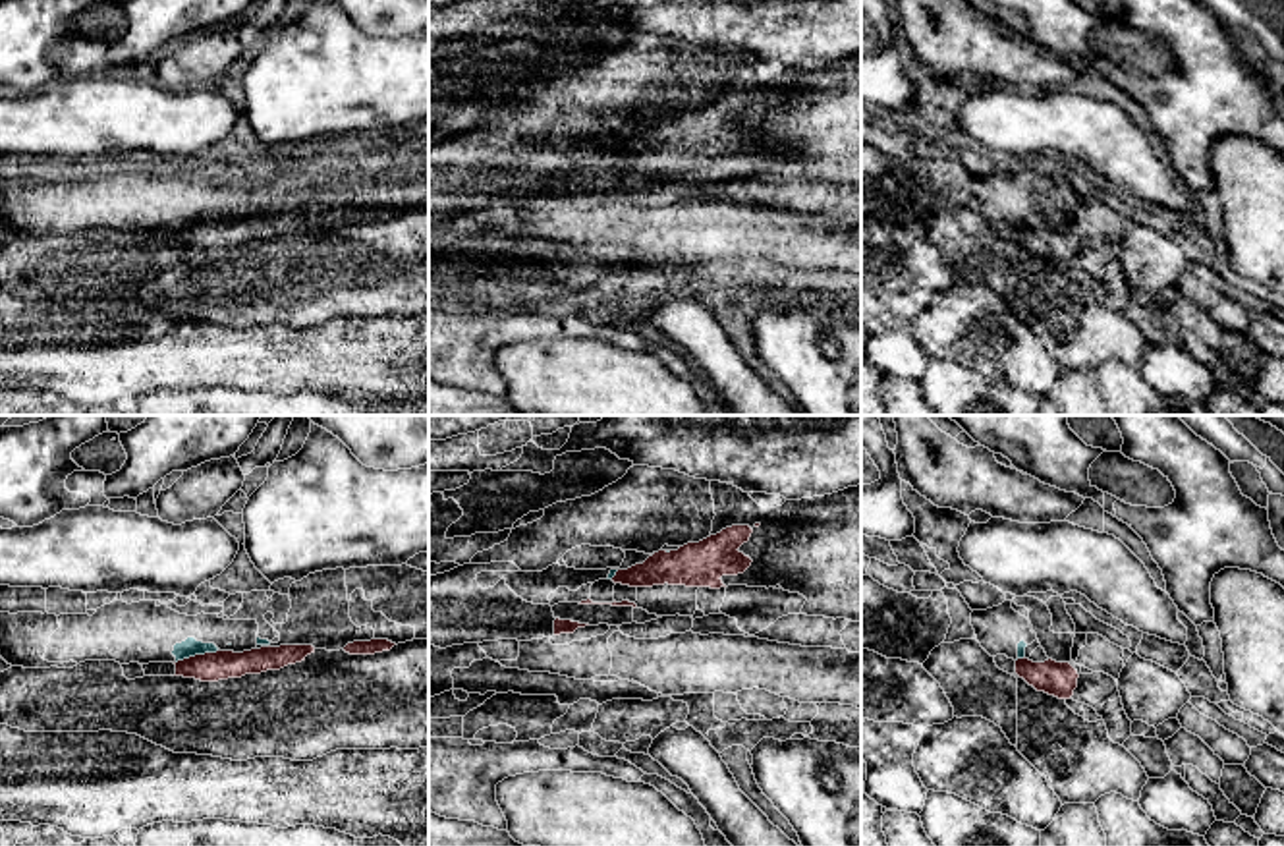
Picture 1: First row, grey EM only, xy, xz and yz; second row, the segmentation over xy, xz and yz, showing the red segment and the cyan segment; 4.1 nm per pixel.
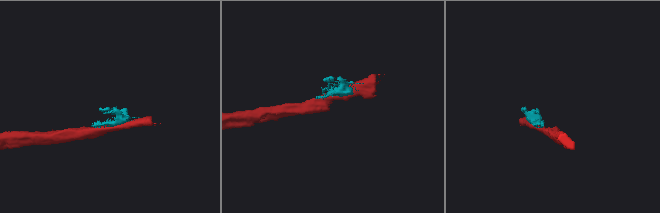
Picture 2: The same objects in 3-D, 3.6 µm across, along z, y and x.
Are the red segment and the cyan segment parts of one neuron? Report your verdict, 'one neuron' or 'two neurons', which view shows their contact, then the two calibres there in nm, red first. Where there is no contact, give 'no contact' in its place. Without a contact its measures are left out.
two neurons; contact in xy; calibres 130 and 80 nm

